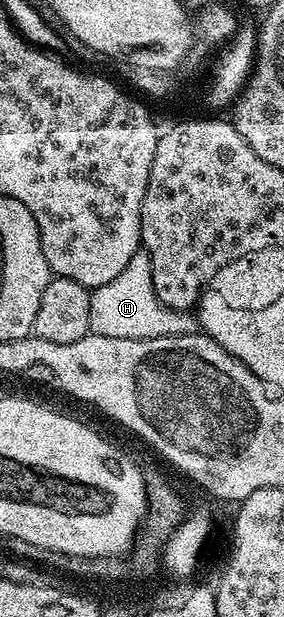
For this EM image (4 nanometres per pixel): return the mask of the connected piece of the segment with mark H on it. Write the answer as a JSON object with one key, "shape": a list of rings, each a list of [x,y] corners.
{"shape":[[[137,252],[130,256],[126,268],[110,280],[110,284],[97,286],[91,291],[90,331],[102,336],[123,338],[161,338],[175,334],[191,334],[194,322],[187,313],[164,306],[154,288],[152,265],[147,254]]]}

